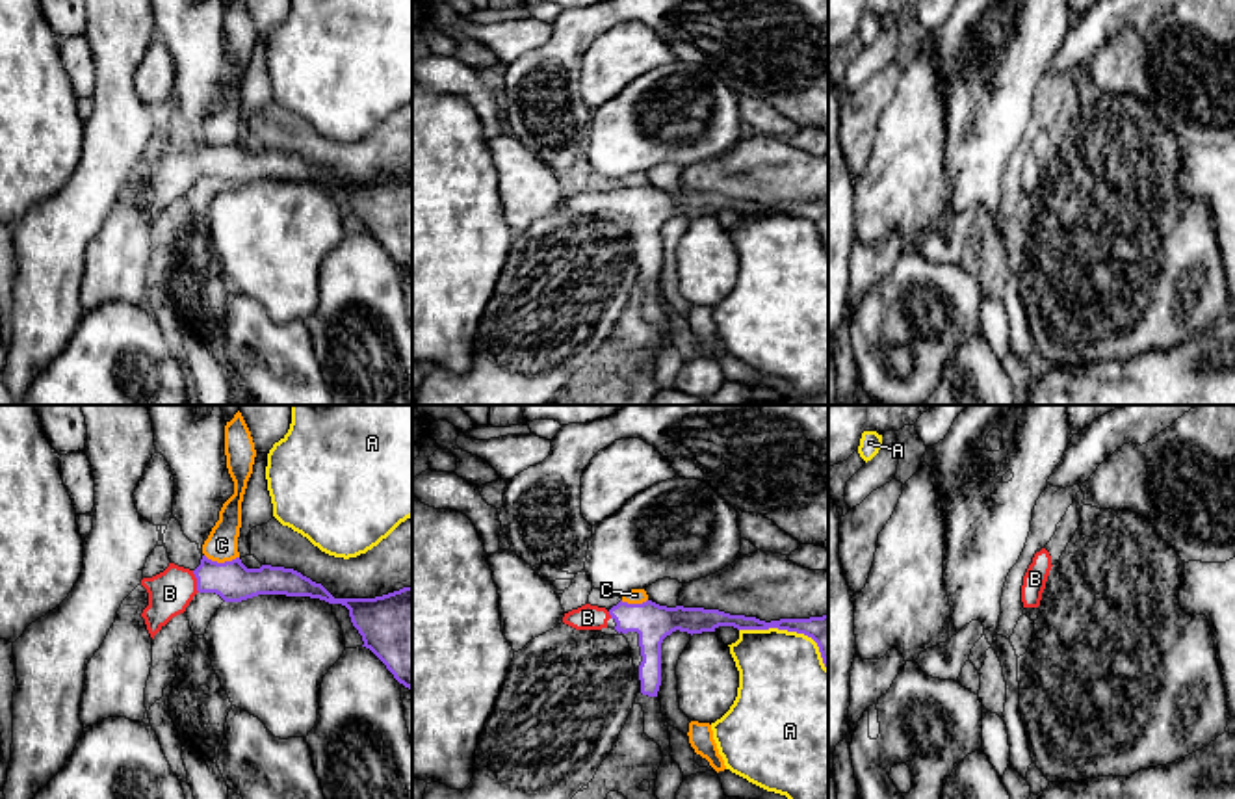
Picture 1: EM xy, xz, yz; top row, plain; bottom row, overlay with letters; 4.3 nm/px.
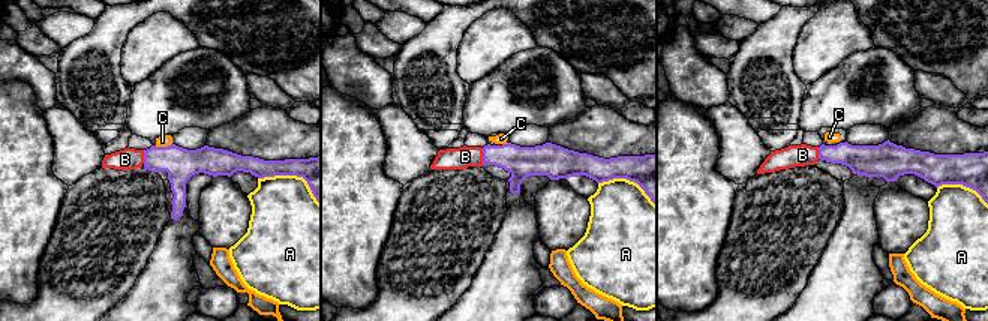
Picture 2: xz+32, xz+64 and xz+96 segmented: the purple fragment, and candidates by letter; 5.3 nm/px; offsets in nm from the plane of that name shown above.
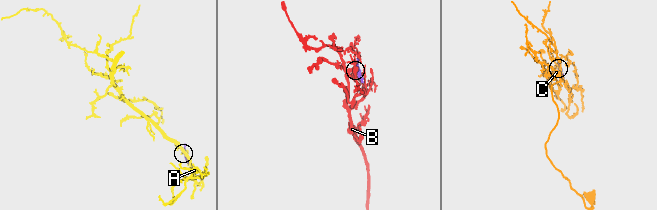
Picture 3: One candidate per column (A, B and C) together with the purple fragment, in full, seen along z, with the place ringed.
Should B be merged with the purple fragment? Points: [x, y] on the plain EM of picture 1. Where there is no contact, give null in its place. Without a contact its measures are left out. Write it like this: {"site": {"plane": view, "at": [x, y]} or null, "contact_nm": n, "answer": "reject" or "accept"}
{"site": {"plane": "xy", "at": [197, 166]}, "contact_nm": 100, "answer": "accept"}

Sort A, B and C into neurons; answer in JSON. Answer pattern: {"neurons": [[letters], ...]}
{"neurons": [["A"], ["B"], ["C"]]}

